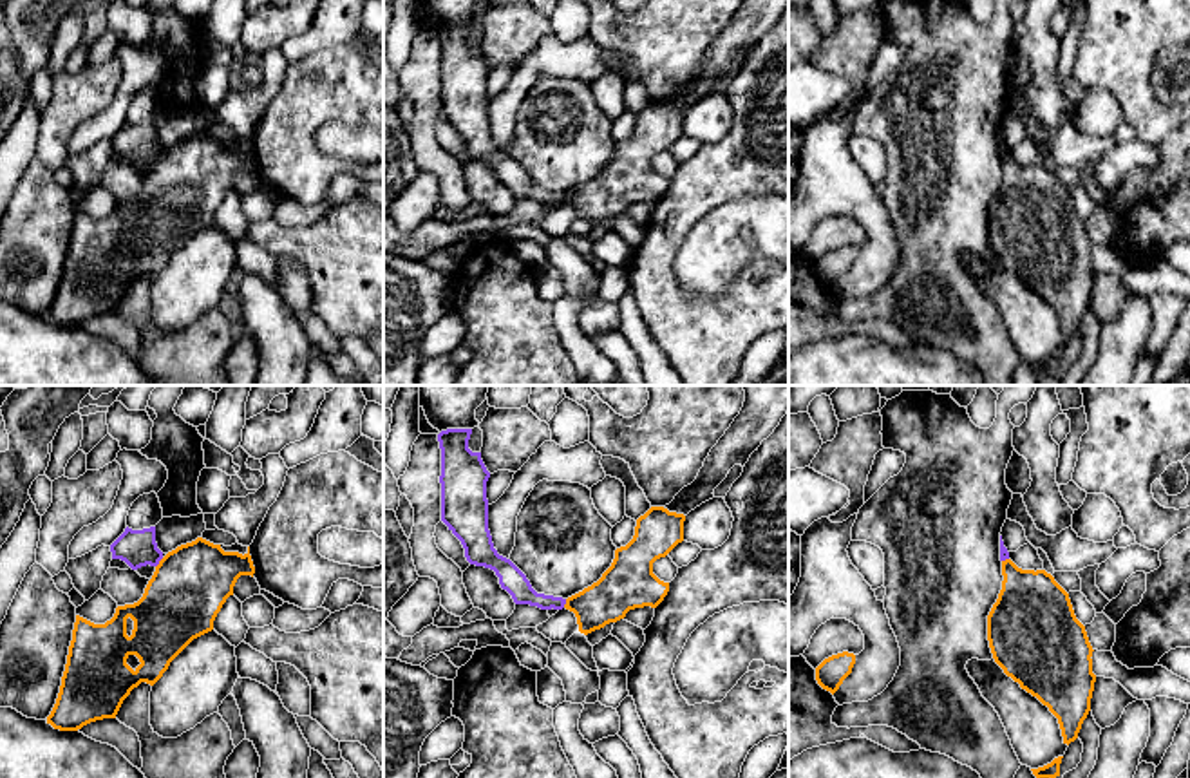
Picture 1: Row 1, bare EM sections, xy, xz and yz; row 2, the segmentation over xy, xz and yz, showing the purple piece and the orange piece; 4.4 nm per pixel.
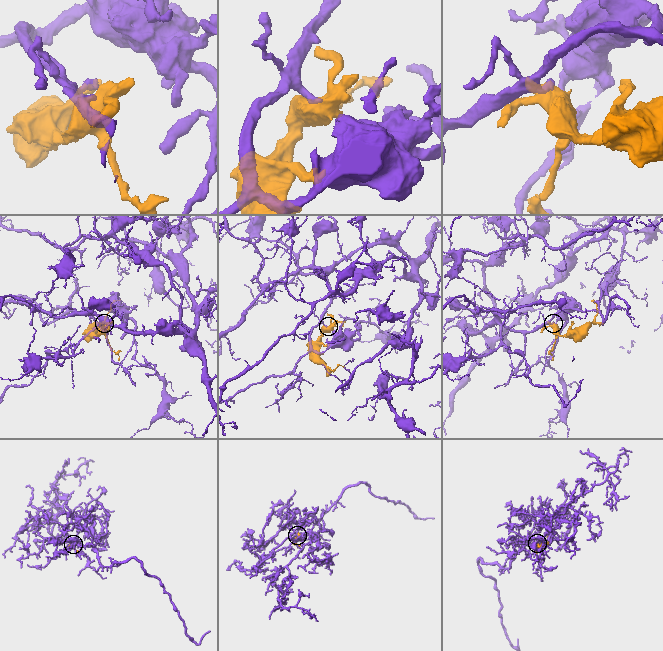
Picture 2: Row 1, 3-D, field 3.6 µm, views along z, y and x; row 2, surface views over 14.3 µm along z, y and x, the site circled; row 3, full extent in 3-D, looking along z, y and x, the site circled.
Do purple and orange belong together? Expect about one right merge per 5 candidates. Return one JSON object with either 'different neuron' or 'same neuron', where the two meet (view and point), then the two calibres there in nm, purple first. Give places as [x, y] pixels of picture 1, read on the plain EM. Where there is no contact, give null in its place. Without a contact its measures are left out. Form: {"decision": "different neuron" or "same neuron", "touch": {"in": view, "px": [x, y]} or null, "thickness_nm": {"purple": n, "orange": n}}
{"decision": "different neuron", "touch": {"in": "xy", "px": [158, 158]}, "thickness_nm": {"purple": 160, "orange": 340}}

